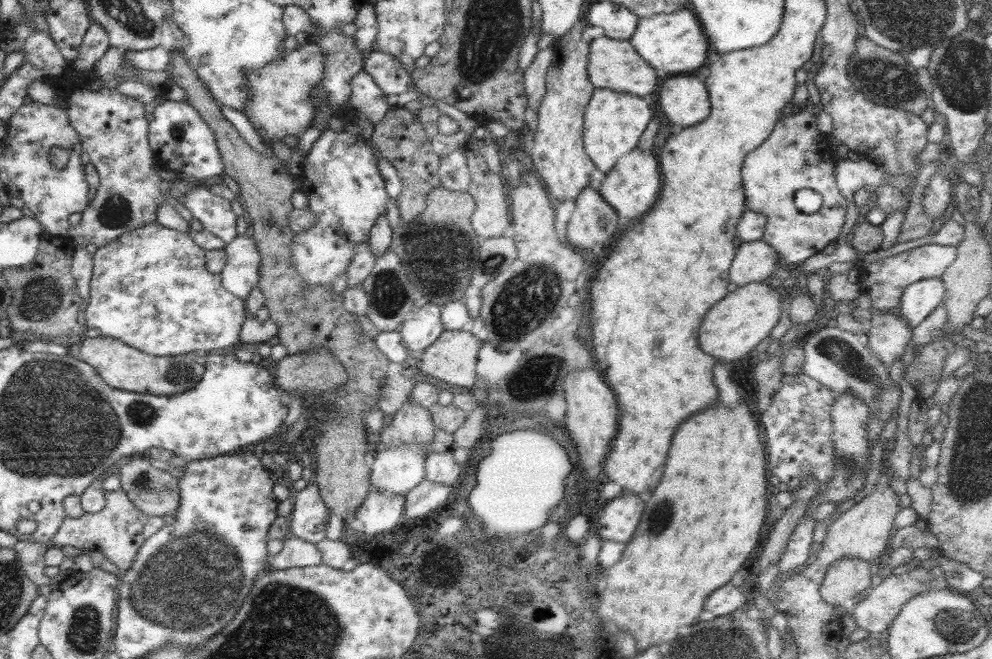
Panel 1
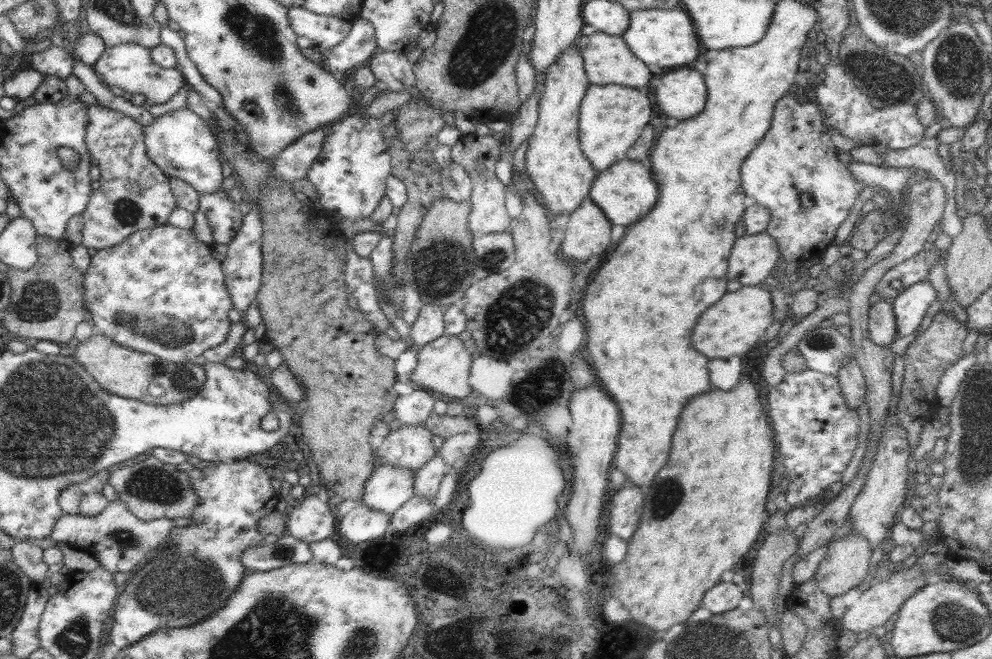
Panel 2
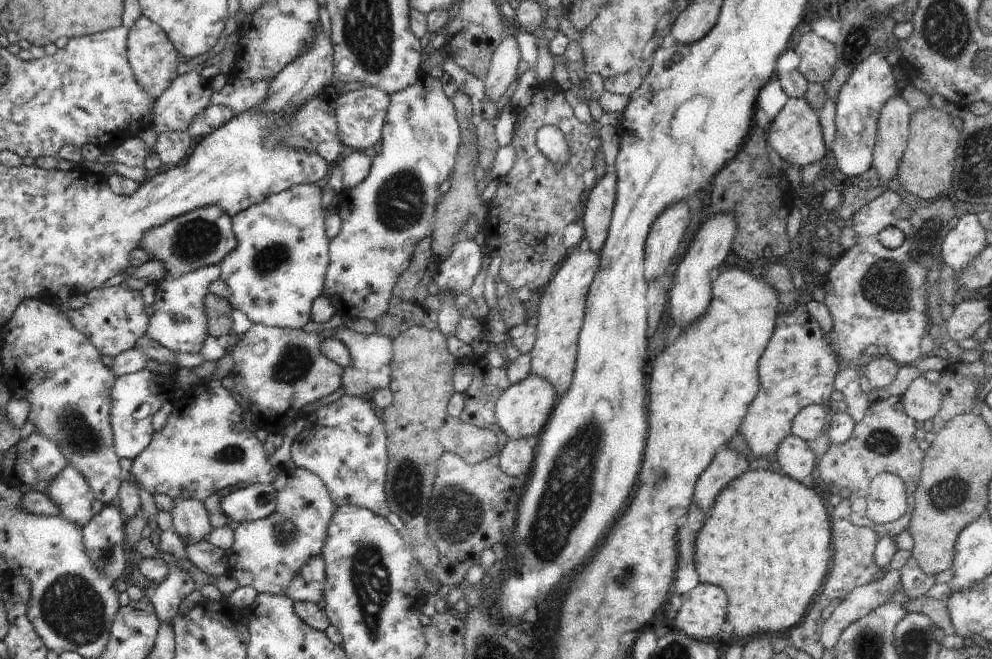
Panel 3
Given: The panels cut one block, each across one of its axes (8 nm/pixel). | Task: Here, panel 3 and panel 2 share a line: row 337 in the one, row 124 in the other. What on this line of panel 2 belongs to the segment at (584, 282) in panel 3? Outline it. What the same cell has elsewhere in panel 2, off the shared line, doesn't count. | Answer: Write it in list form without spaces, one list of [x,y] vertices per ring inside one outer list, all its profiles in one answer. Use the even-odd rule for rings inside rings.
[[[573,44],[548,67],[538,102],[538,122],[528,137],[525,154],[525,172],[536,185],[535,193],[551,217],[576,210],[589,197],[598,173],[580,148],[579,108],[588,86],[583,57]]]

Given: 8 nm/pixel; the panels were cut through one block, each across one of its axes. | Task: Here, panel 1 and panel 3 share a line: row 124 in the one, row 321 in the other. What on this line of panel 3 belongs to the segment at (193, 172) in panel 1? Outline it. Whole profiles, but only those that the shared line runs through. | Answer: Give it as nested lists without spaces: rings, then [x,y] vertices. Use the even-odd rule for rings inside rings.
[[[220,265],[199,268],[171,281],[160,281],[156,287],[155,301],[151,305],[153,315],[149,318],[146,334],[173,352],[198,354],[205,343],[208,332],[206,311],[203,305],[209,293],[208,286],[221,276]]]

